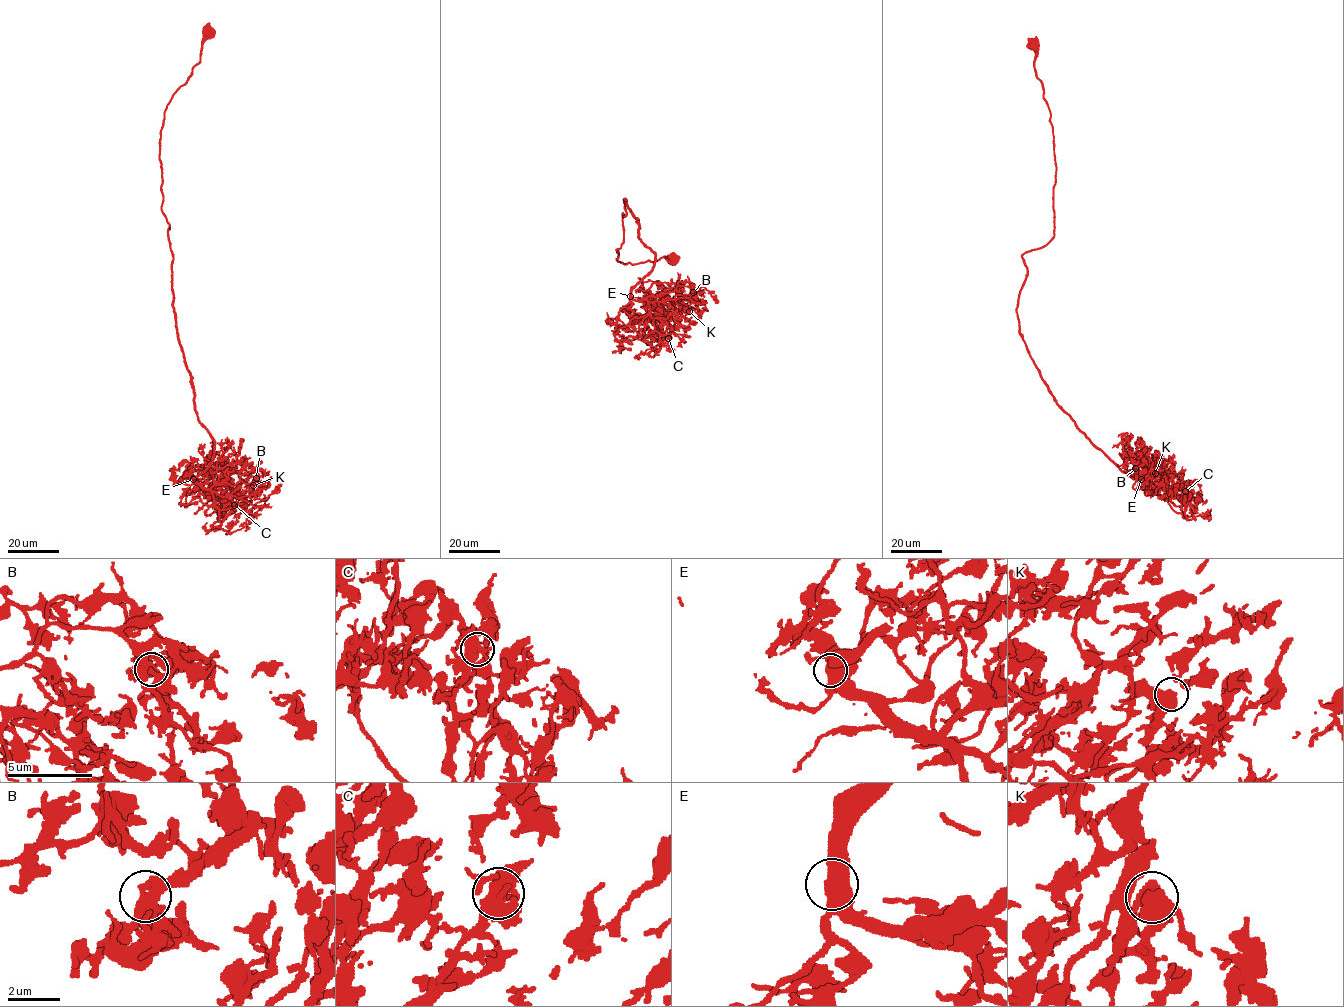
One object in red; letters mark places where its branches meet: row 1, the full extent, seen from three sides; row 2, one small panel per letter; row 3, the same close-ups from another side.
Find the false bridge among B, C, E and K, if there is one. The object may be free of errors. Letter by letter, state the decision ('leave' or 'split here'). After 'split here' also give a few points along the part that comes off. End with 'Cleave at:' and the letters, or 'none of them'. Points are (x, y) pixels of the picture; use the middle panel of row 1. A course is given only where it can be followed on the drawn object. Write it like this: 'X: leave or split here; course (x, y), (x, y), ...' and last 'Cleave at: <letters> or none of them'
B: leave
C: leave
E: leave
K: leave
Cleave at: none of them

